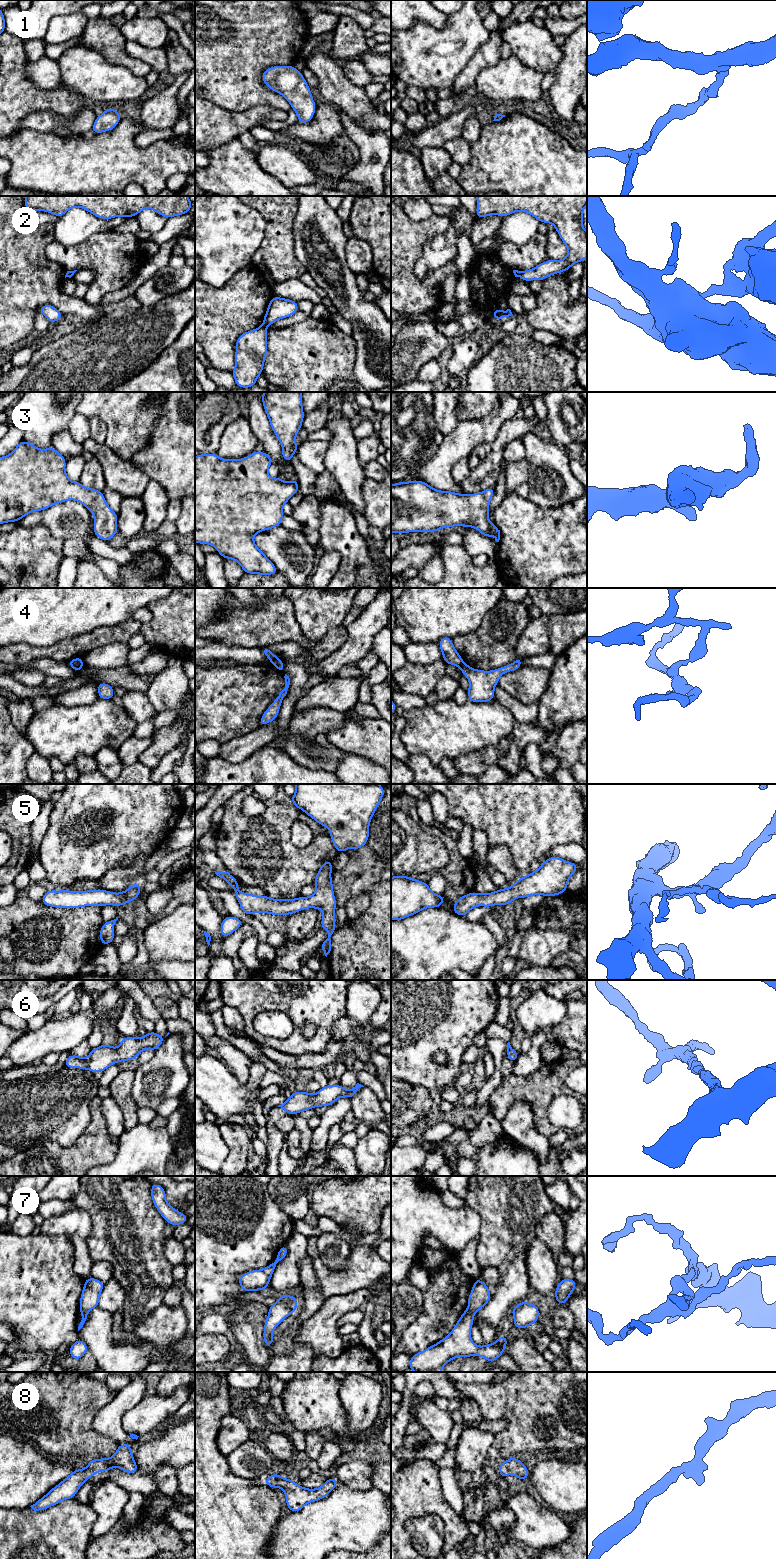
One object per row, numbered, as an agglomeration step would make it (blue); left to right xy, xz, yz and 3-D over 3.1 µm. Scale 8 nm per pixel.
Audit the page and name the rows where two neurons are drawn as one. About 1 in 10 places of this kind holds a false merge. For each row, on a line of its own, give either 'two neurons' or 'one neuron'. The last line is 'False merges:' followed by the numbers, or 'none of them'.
1: one neuron
2: two neurons
3: one neuron
4: two neurons
5: one neuron
6: one neuron
7: one neuron
8: one neuron
False merges: 2, 4

